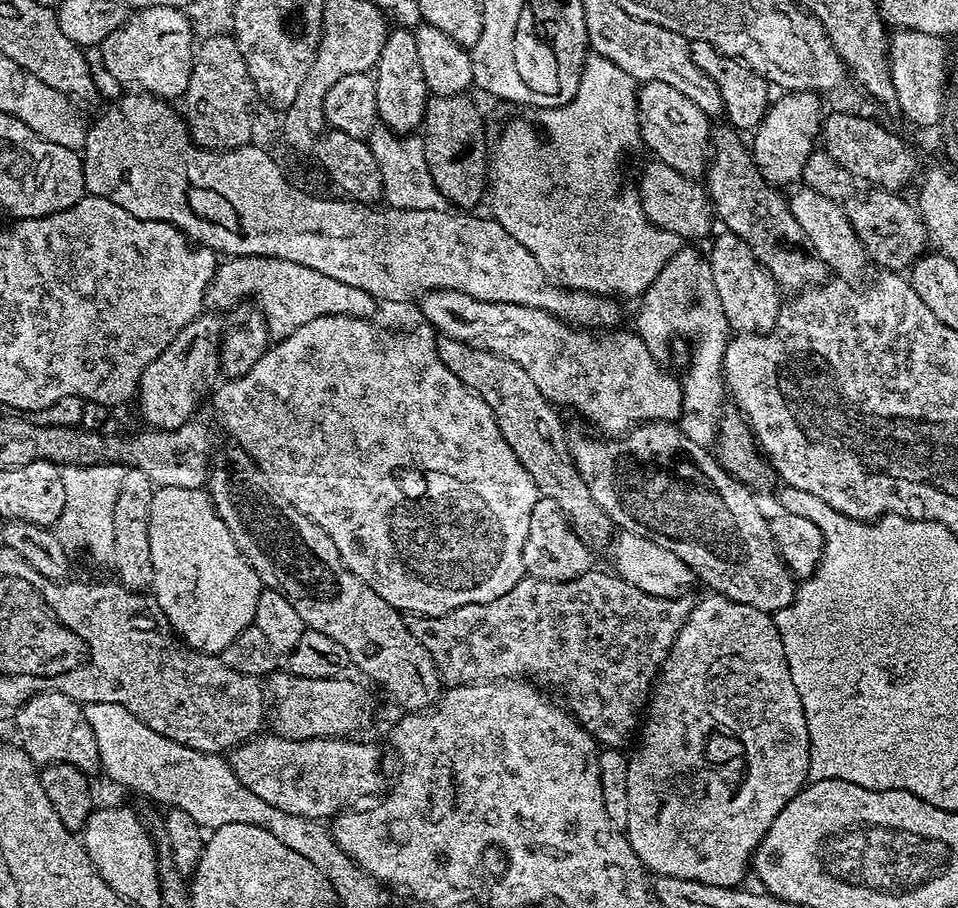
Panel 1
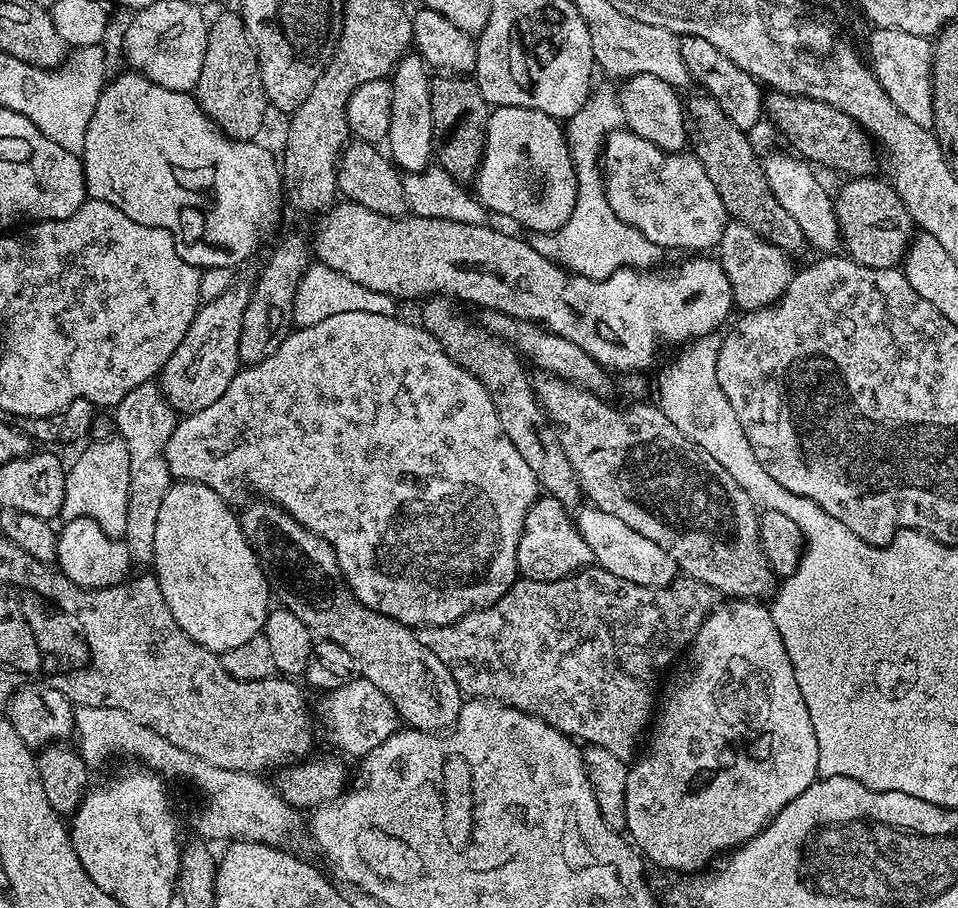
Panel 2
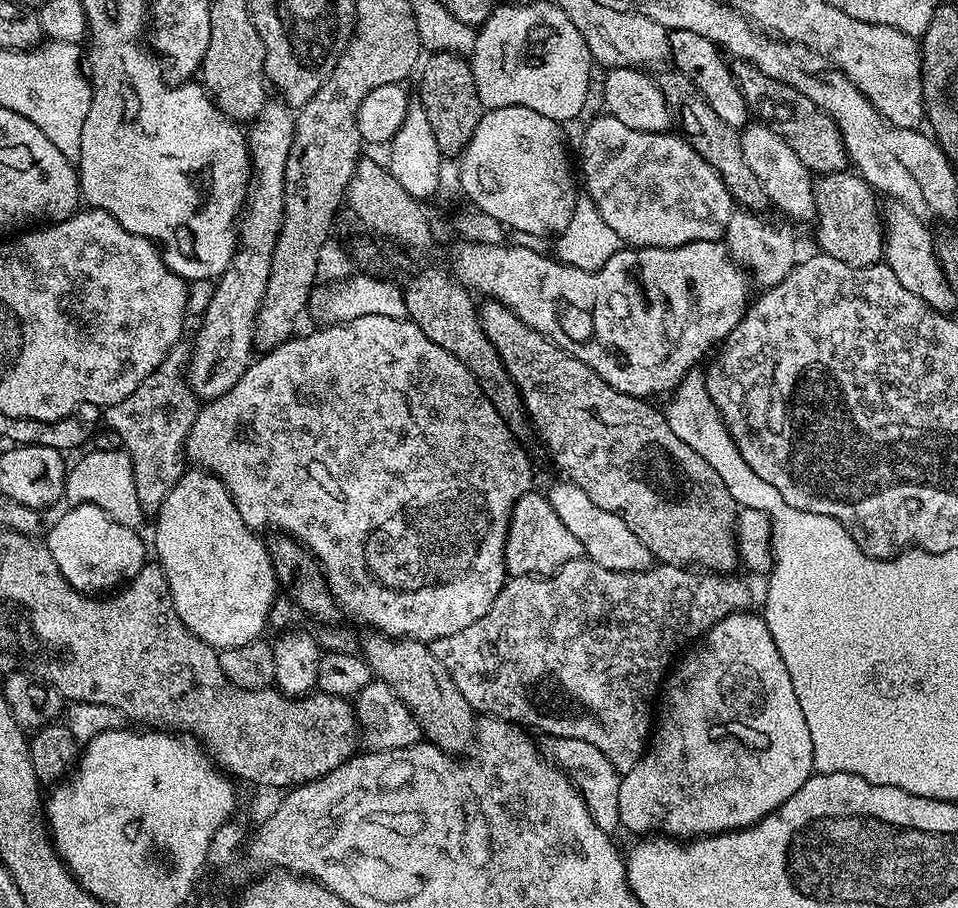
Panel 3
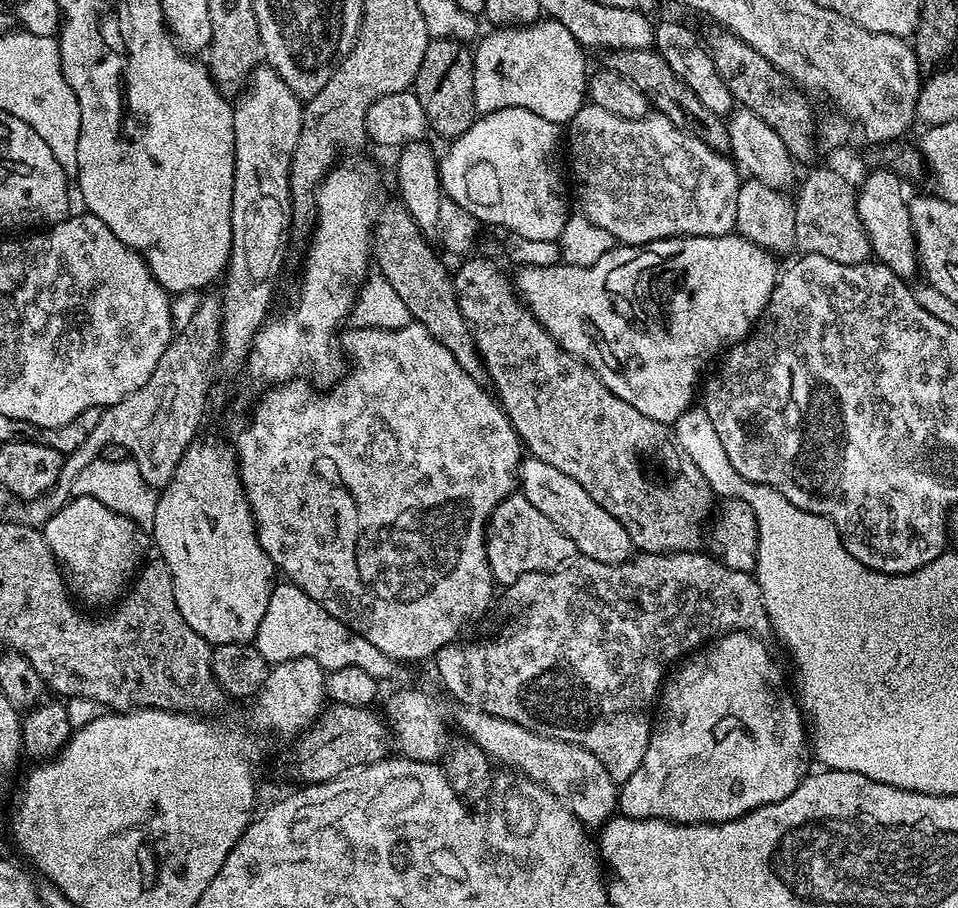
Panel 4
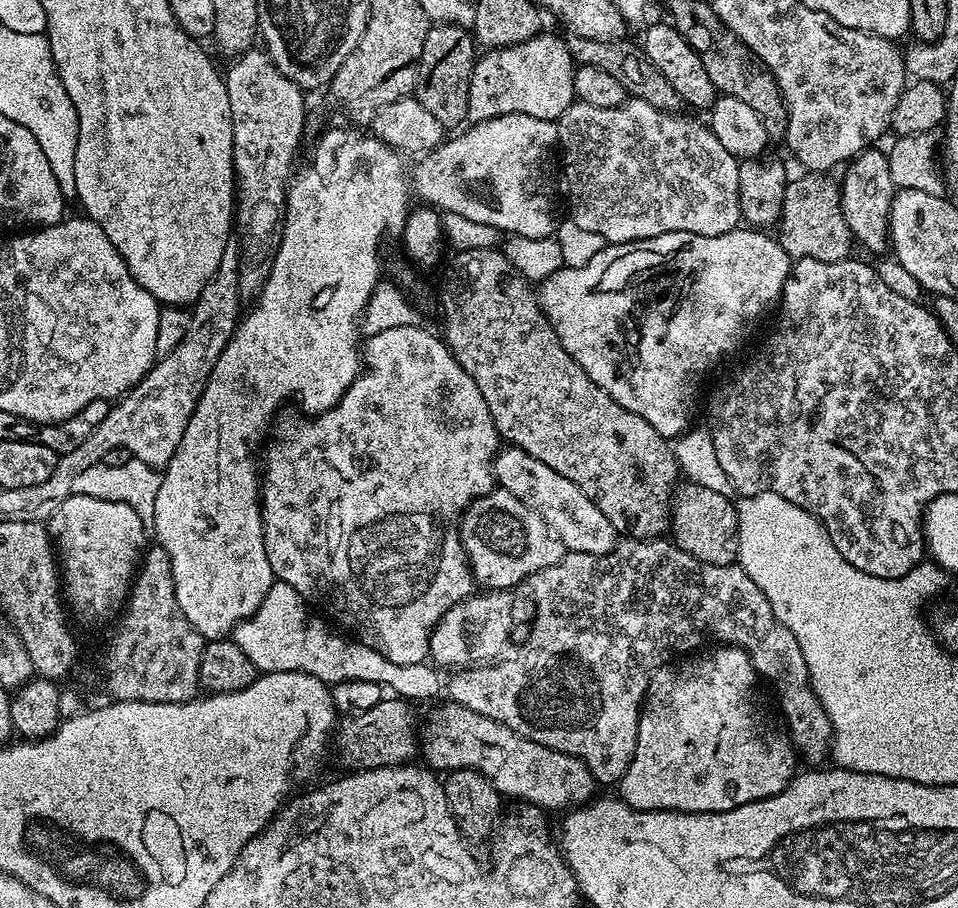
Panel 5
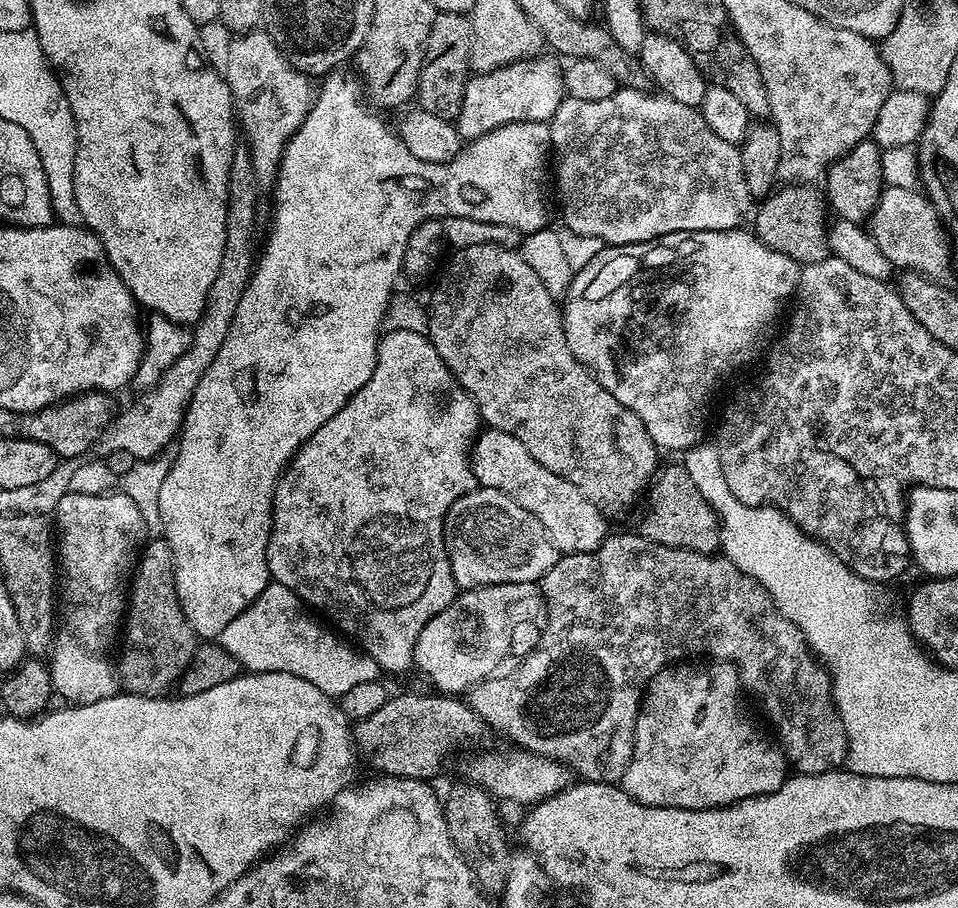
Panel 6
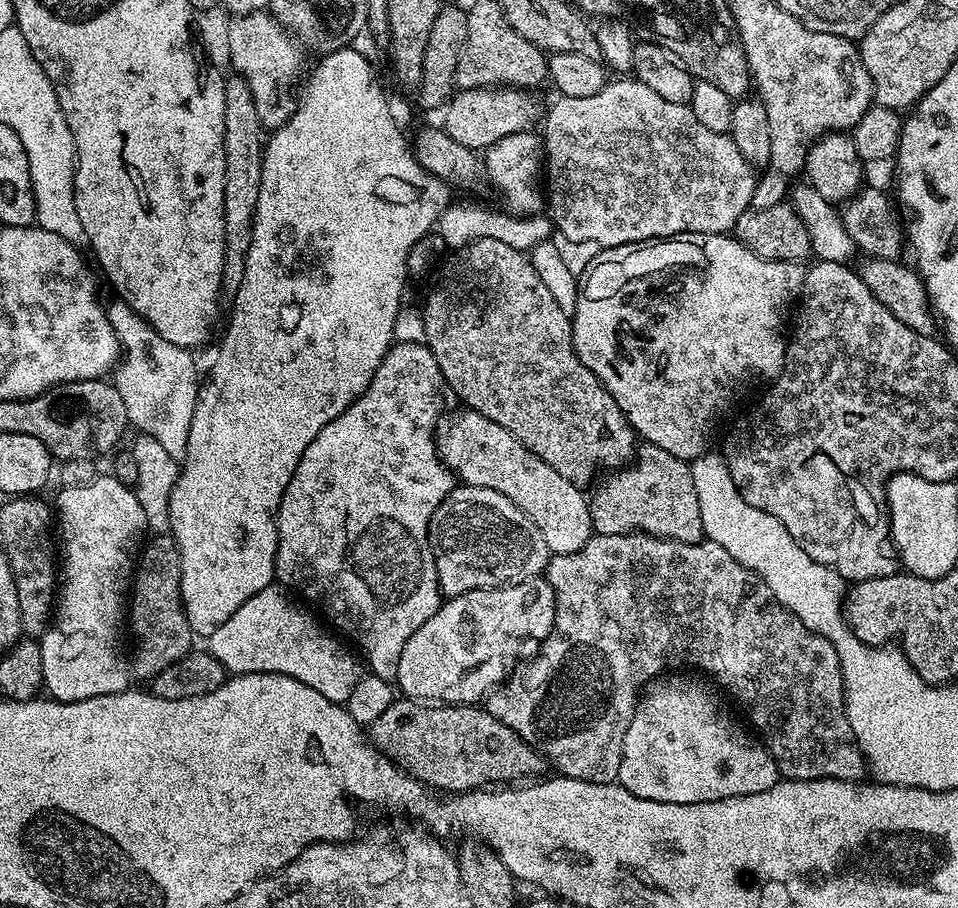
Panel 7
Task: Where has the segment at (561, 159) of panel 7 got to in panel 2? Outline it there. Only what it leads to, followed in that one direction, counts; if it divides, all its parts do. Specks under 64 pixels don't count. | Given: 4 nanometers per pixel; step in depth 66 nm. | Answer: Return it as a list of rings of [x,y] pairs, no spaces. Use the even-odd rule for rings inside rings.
[[[617,130],[611,132],[602,145],[602,175],[606,198],[616,217],[637,228],[661,250],[693,248],[693,253],[700,254],[708,250],[704,248],[715,249],[719,245],[722,230],[728,225],[730,217],[714,182],[710,182],[710,174],[706,174],[702,162],[695,155],[667,152],[646,138],[638,138],[638,134]]]

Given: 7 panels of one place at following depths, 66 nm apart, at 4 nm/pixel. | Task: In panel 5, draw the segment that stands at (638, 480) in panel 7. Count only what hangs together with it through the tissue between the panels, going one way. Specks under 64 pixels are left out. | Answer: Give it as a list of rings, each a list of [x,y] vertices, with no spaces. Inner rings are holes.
[[[691,482],[681,483],[672,497],[671,543],[707,564],[736,564],[736,505],[731,499],[728,501],[728,498],[725,493],[715,492],[706,486]]]

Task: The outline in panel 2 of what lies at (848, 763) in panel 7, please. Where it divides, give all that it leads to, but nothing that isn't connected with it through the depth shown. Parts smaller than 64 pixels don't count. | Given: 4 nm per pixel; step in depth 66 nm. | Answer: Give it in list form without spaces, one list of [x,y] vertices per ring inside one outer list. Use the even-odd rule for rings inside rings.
[[[589,566],[572,573],[571,576],[563,576],[560,580],[517,579],[507,594],[495,604],[467,612],[464,617],[453,624],[433,627],[429,631],[432,633],[426,636],[426,640],[428,648],[434,650],[434,654],[438,654],[438,658],[442,658],[444,665],[450,669],[452,676],[456,679],[456,685],[465,697],[491,698],[499,703],[528,712],[531,716],[541,716],[545,722],[554,726],[559,732],[563,732],[564,735],[571,736],[588,746],[605,747],[606,750],[610,750],[610,753],[628,762],[637,755],[636,747],[639,746],[640,739],[642,739],[641,744],[645,739],[644,731],[647,728],[649,731],[650,721],[654,716],[654,705],[658,700],[658,685],[662,677],[673,667],[674,661],[687,649],[690,641],[696,637],[702,622],[712,613],[717,603],[716,589],[695,578],[677,578],[666,588],[651,588],[638,586],[634,582],[626,582],[626,578],[614,578],[614,574],[610,574],[599,566]]]

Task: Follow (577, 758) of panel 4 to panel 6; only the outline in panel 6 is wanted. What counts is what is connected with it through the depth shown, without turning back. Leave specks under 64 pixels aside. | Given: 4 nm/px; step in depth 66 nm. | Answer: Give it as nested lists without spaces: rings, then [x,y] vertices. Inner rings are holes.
[[[521,748],[511,750],[511,754],[484,752],[472,757],[464,766],[465,779],[487,789],[499,801],[508,800],[523,806],[540,803],[573,783],[574,774],[564,764]]]

